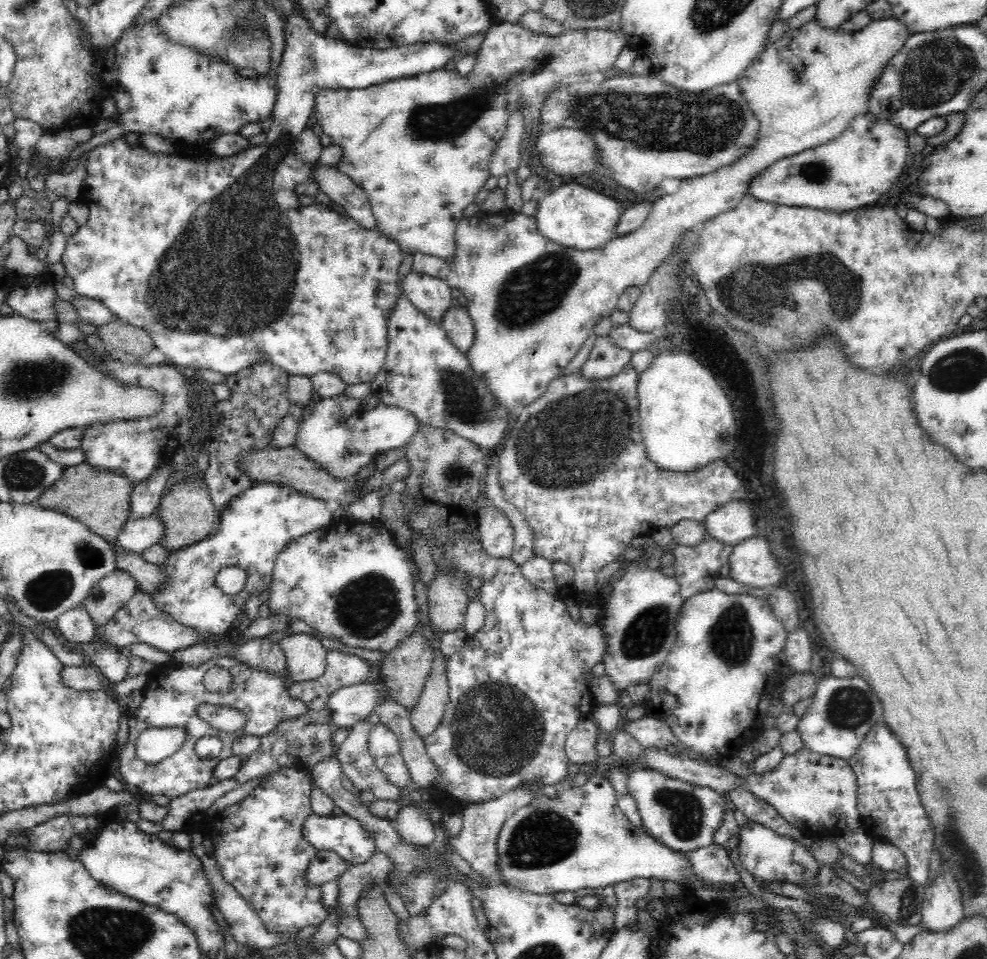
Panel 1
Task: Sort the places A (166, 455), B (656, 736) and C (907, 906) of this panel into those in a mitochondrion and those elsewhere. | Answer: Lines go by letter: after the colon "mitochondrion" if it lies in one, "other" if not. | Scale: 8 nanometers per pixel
A: other
B: other
C: mitochondrion

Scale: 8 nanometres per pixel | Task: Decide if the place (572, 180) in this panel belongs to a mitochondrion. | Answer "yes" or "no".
no

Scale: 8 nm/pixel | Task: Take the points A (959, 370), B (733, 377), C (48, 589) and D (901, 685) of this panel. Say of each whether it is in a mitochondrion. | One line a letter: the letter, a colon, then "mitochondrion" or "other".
A: mitochondrion
B: other
C: mitochondrion
D: other

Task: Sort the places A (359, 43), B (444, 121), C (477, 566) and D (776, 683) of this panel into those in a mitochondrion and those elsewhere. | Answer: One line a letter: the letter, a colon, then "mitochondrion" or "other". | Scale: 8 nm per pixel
A: other
B: mitochondrion
C: other
D: other

